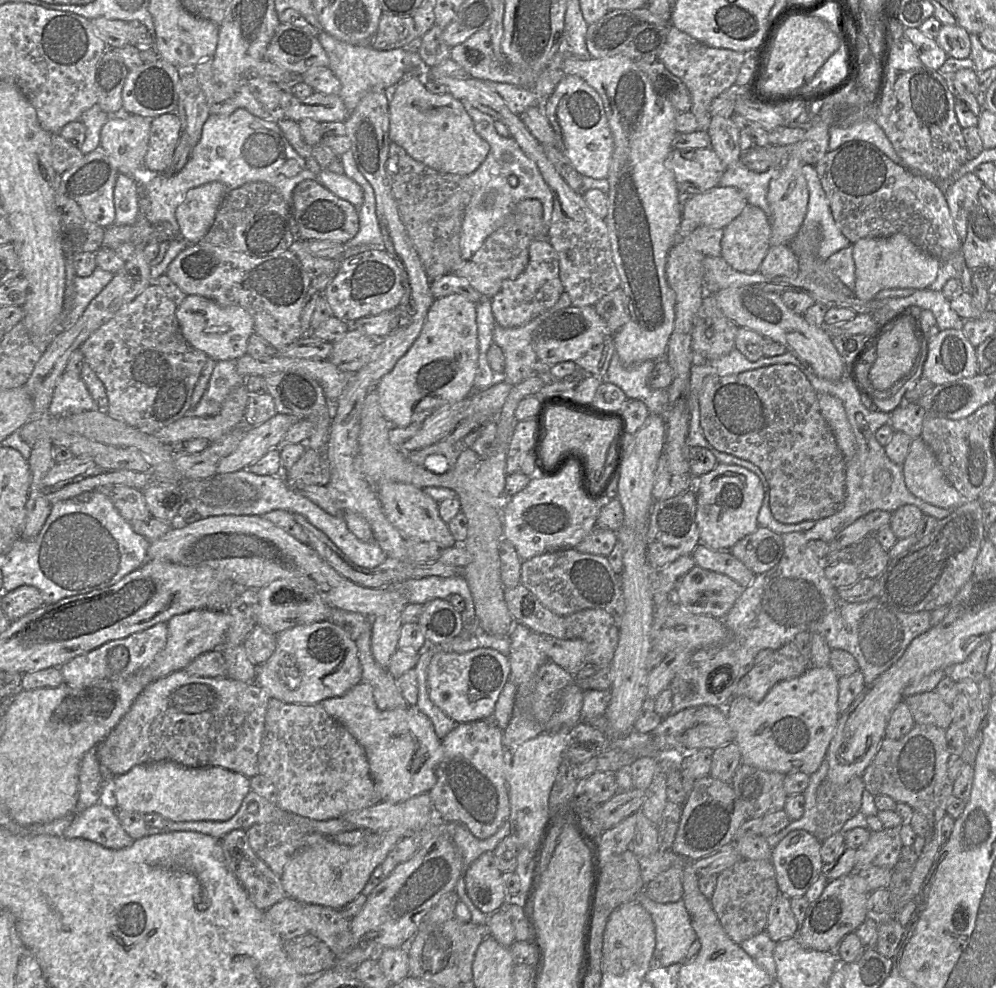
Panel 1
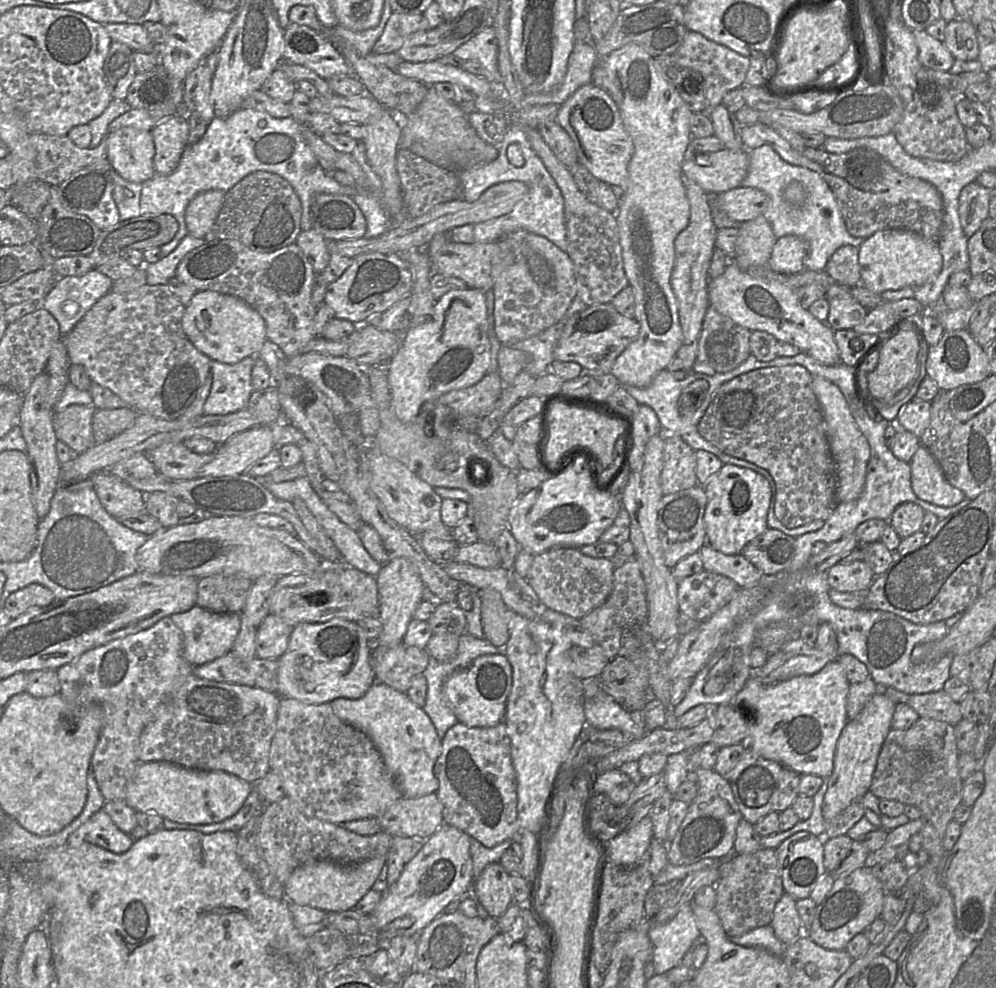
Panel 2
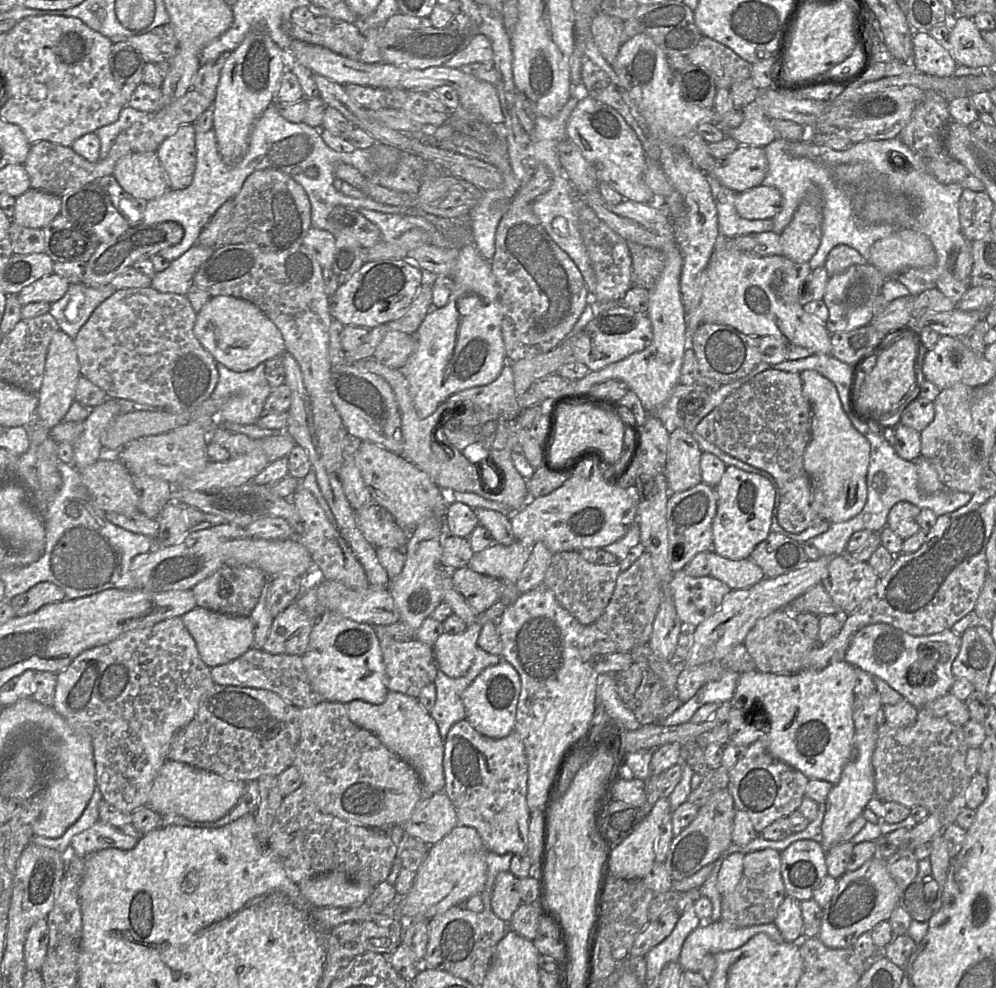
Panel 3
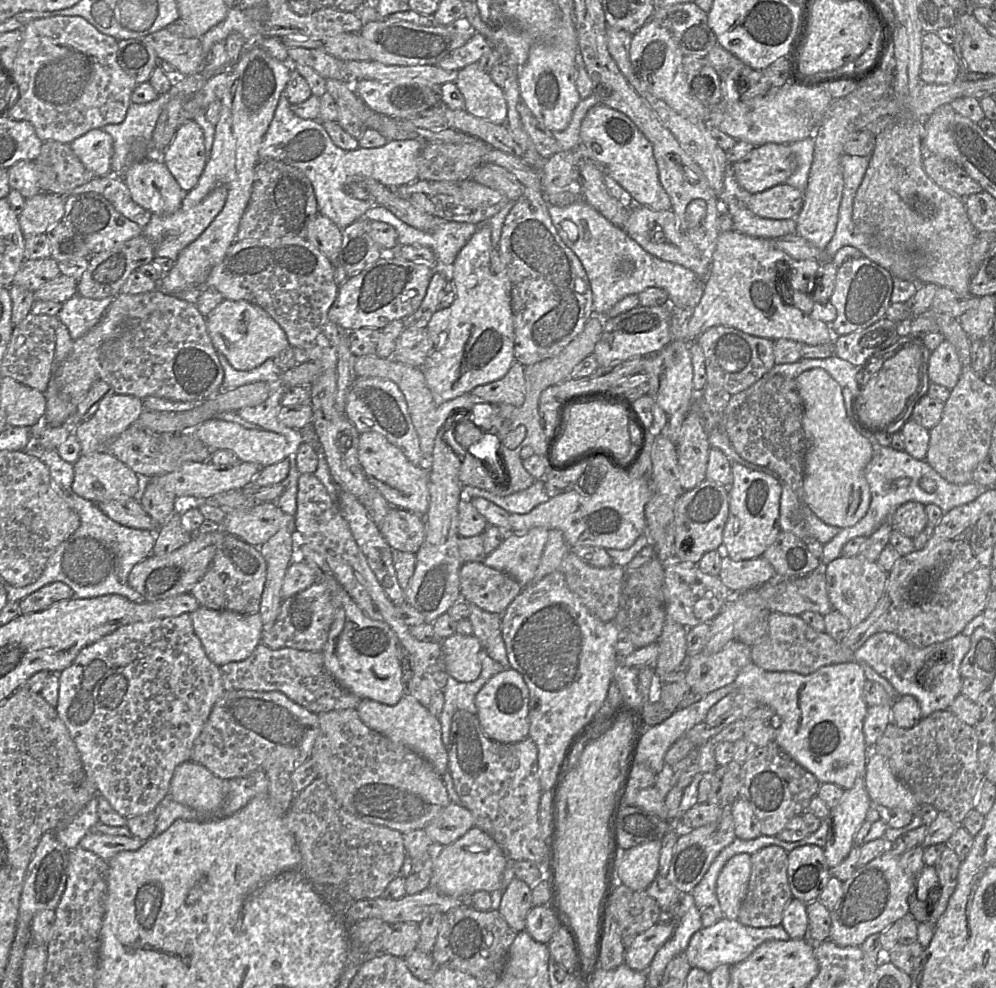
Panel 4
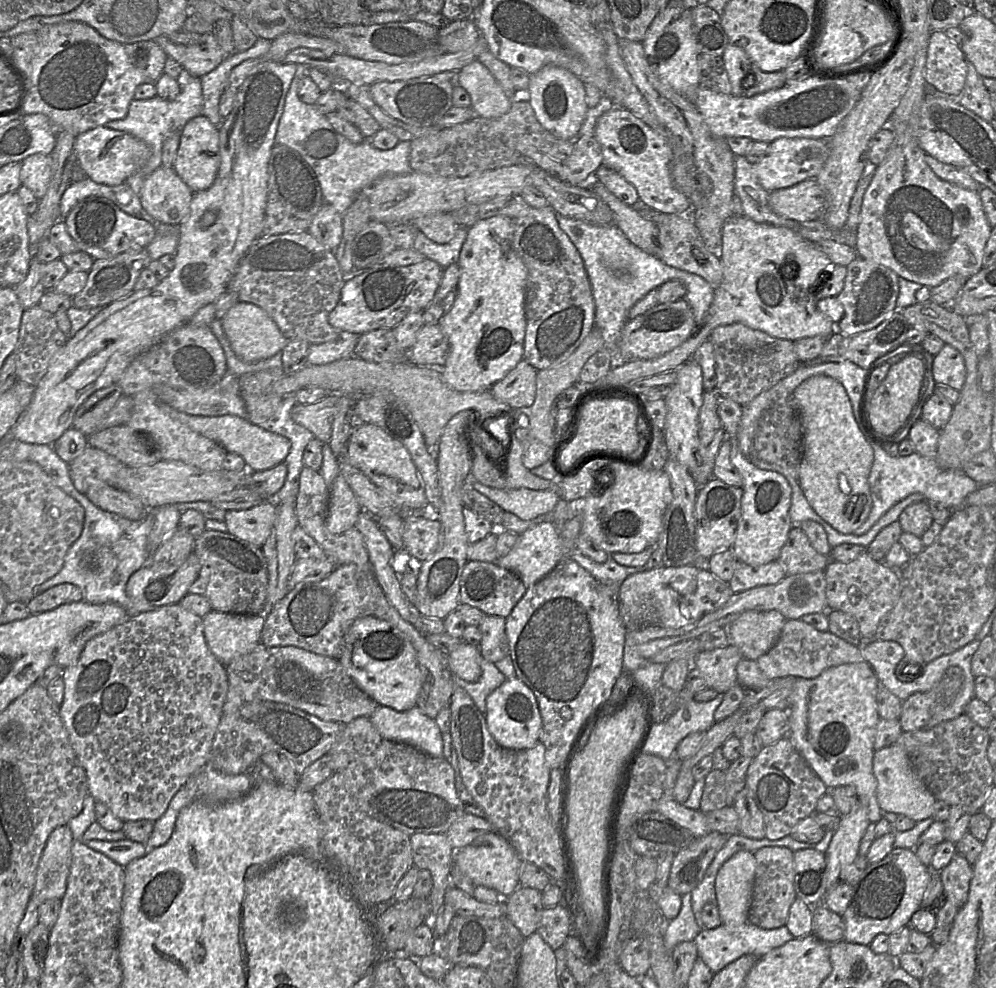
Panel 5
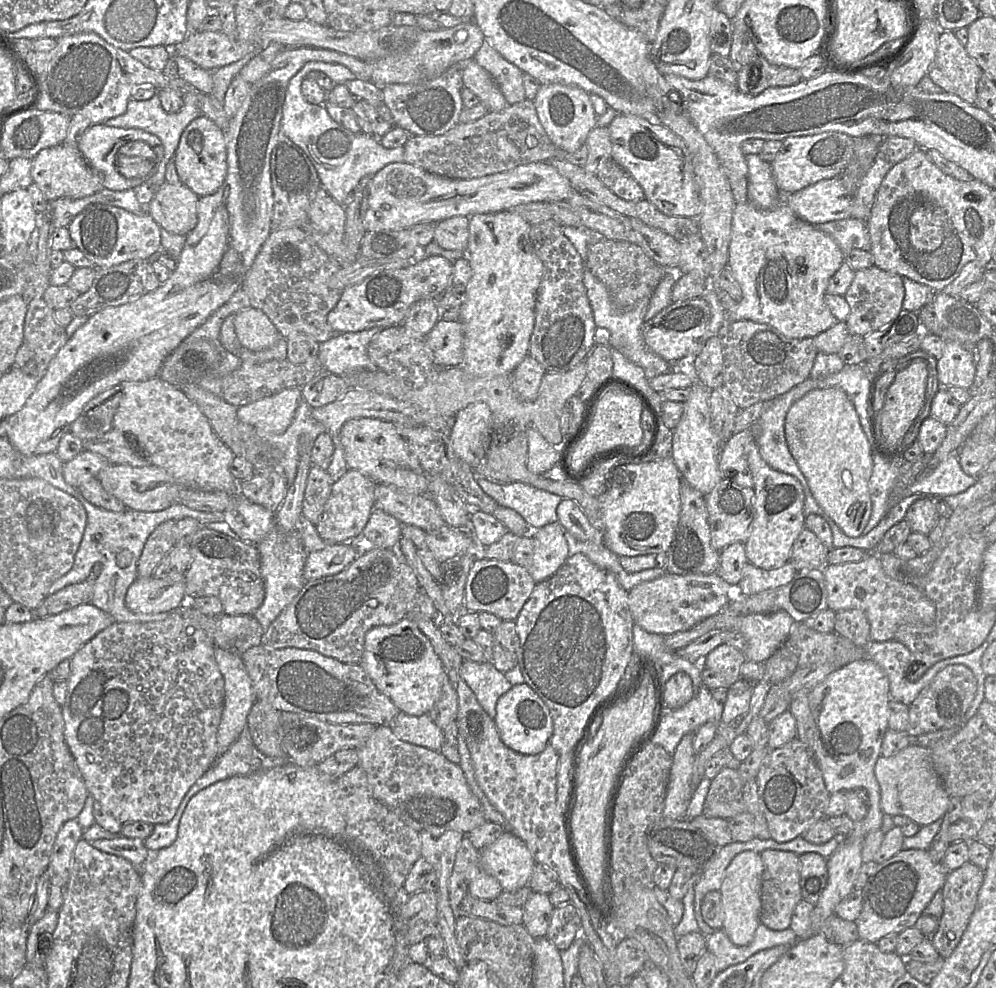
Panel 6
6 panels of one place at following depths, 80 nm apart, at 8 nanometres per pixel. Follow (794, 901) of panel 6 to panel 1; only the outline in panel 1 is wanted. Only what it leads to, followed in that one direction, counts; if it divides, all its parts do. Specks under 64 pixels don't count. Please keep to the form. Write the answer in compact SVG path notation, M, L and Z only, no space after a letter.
M741 858L718 874L710 903L726 934L733 942L740 945L765 930L769 908L779 893L771 859Z

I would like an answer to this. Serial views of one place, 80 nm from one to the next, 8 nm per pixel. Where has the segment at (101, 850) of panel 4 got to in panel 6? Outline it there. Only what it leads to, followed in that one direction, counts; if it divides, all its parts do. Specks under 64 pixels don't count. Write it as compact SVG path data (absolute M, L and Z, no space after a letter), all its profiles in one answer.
M119 835L114 839L97 839L89 843L102 852L128 860L136 867L141 867L149 857L149 850L144 845L144 841L137 838Z

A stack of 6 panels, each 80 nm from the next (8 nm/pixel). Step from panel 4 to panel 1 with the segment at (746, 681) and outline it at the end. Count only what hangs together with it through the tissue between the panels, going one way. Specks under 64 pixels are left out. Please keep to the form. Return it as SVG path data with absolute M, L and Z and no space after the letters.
M828 666L810 667L803 674L778 682L760 701L736 696L725 708L741 752L741 763L787 774L816 772L826 758L837 728L839 676Z

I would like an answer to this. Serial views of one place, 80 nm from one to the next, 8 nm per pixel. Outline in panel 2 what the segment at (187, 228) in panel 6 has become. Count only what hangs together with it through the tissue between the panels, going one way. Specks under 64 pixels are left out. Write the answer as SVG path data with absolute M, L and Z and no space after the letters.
M134 127L110 130L106 136L107 161L123 179L142 184L155 174L151 131Z

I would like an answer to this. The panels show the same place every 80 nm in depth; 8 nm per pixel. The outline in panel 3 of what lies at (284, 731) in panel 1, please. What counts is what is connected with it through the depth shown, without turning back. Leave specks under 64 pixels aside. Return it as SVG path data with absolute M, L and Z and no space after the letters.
M322 701L313 707L299 709L300 739L293 765L298 768L302 777L303 785L306 786L311 793L318 808L326 814L333 815L349 823L371 828L401 827L407 820L409 820L421 801L428 796L416 771L407 762L384 746L375 734L352 723L348 717L344 703Z

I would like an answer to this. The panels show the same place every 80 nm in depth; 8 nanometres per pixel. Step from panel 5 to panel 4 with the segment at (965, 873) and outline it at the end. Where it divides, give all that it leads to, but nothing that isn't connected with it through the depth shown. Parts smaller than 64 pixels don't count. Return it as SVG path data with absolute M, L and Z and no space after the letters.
M940 843L940 845L943 845L943 849L938 862L934 865L939 878L940 896L934 909L930 909L929 916L930 924L933 926L947 908L948 901L957 885L958 871L962 862L947 843Z

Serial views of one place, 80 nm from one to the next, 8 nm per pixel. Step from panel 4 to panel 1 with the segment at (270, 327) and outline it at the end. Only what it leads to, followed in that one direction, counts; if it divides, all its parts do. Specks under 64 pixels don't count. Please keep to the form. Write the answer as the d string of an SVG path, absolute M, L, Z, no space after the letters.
M187 295L177 305L175 314L185 340L215 361L235 360L247 353L248 338L254 333L254 321L244 308L222 306L200 295Z

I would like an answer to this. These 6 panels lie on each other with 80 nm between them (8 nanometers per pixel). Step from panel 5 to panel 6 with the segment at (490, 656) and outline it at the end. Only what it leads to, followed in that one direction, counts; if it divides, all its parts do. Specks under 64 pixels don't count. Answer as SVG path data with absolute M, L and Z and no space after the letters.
M502 620L501 624L493 632L493 636L490 663L503 673L517 667L517 652L520 640L515 622Z

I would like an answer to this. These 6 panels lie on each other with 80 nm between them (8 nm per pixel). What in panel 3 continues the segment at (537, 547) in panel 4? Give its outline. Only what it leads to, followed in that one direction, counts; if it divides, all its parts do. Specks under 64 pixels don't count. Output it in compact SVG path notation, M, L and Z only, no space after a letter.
M516 540L511 545L495 544L474 553L466 566L473 571L516 583L534 544Z

